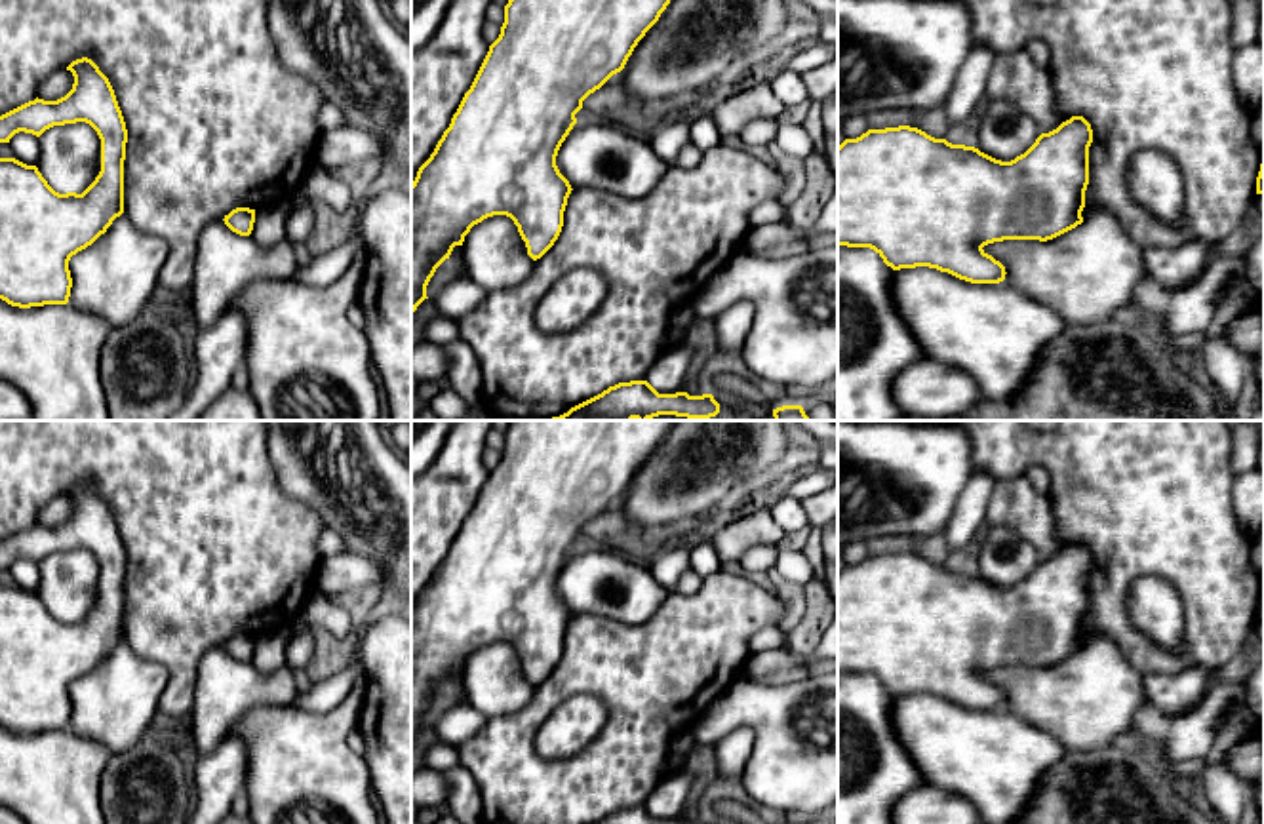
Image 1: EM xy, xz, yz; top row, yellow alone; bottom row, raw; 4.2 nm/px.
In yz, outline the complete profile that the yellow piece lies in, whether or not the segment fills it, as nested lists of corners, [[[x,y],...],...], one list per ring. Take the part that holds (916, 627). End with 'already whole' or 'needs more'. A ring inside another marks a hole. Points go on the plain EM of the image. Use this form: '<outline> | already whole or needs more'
[[[1072,542],[1011,588],[975,573],[952,571],[910,552],[868,556],[838,573],[838,672],[870,674],[893,696],[929,693],[971,710],[999,710],[1005,693],[982,674],[1003,666],[1053,666],[1083,649],[1091,550]]] | already whole

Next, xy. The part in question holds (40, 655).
[[[88,483],[72,487],[67,497],[72,499],[74,510],[65,523],[36,523],[0,542],[0,569],[10,569],[19,558],[40,563],[53,552],[76,548],[89,550],[101,565],[101,598],[82,620],[59,620],[36,592],[0,584],[0,725],[19,735],[67,731],[72,714],[70,683],[91,672],[124,639],[128,556],[114,516]]] | already whole

